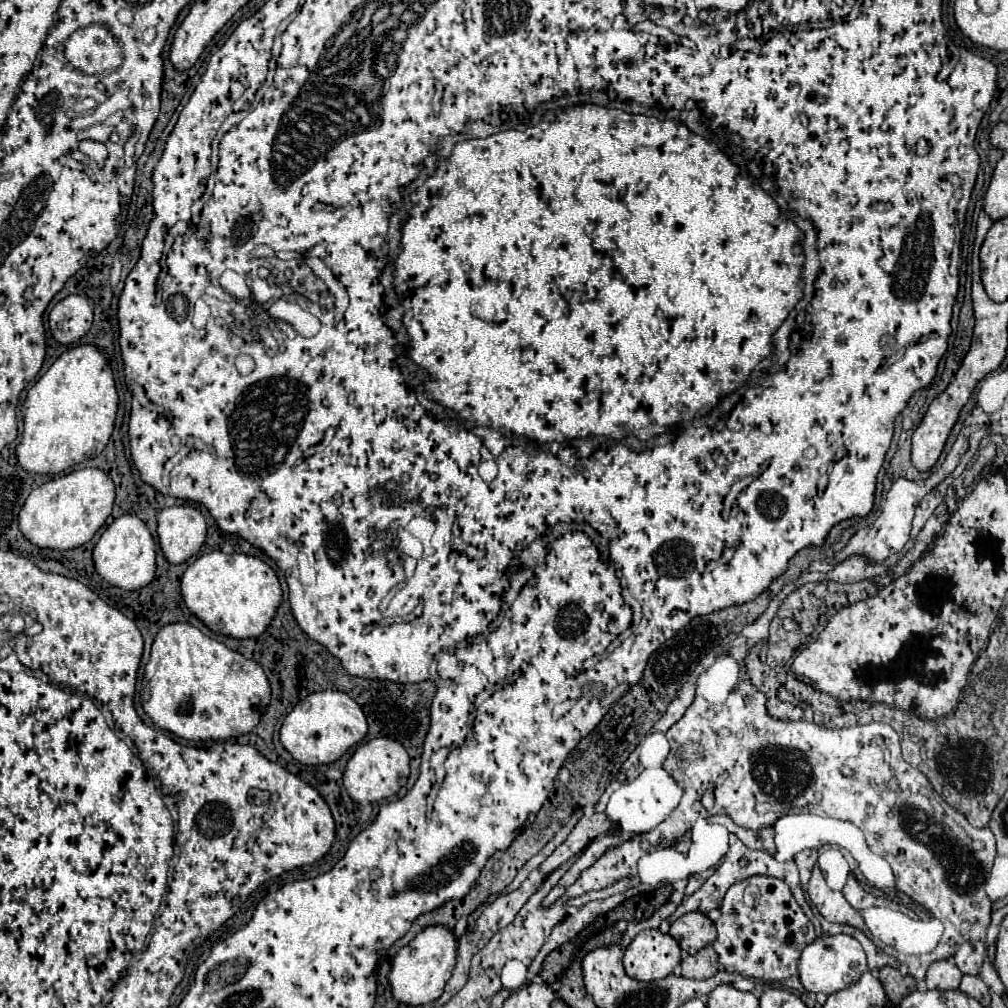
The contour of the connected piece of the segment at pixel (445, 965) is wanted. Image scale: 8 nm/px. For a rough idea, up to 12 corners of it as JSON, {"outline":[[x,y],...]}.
{"outline":[[423,929],[391,965],[393,997],[425,1005],[455,969],[457,937]]}

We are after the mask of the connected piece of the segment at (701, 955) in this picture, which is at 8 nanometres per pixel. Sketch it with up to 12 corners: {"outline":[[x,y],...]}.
{"outline":[[711,945],[683,955],[681,975],[709,979],[717,973],[717,953]]}

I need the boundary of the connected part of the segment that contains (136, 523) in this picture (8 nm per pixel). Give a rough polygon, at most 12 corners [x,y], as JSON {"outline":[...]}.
{"outline":[[121,515],[93,549],[97,573],[125,591],[155,577],[155,541]]}

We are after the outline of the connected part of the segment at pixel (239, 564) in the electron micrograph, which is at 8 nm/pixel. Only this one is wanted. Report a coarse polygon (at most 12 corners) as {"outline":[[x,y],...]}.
{"outline":[[205,553],[181,595],[213,633],[259,637],[281,603],[275,571]]}

